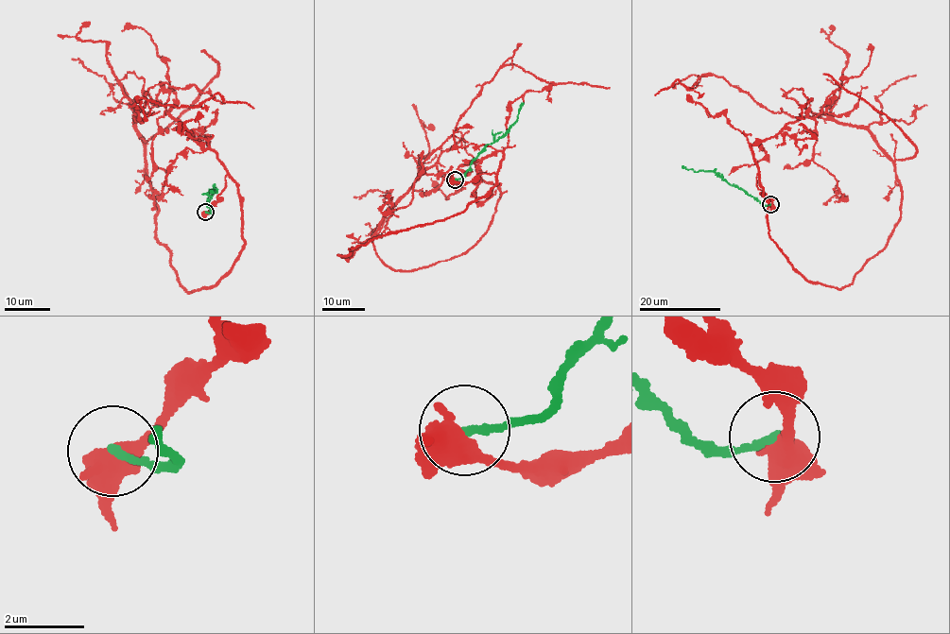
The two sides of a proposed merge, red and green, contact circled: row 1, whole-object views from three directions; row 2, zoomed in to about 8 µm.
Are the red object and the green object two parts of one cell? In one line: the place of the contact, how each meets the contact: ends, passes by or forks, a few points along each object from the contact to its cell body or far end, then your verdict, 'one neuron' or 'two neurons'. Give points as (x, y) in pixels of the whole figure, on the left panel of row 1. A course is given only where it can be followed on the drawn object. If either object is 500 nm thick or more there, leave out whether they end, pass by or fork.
place (205, 212); course red (205, 211), (225, 187), (217, 153), (164, 105), (134, 120), (145, 143), (193, 103), (218, 69), (201, 51); course green (205, 211), (213, 212), (207, 207), (215, 188), (216, 192), (212, 191); two neurons

